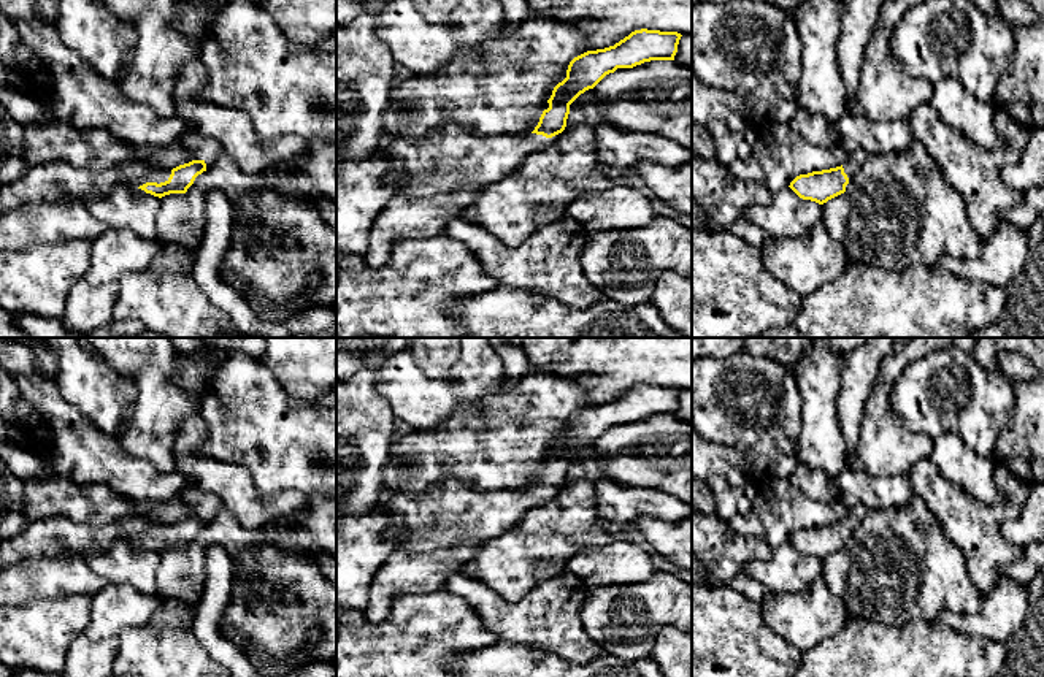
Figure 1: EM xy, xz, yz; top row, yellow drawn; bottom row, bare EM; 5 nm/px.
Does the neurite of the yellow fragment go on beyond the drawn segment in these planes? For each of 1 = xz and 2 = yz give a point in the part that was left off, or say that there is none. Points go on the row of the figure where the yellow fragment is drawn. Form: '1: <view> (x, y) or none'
1: xz (451, 159)
2: yz (854, 157)

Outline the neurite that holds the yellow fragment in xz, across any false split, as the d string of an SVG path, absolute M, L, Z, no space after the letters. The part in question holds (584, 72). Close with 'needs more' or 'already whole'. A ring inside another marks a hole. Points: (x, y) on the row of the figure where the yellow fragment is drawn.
M635 30L614 46L574 57L566 78L558 82L549 108L532 133L520 136L478 135L459 124L444 124L422 140L382 135L378 151L401 163L395 197L430 198L444 192L479 190L517 170L528 155L566 127L570 105L617 68L633 68L651 60L674 60L677 32Z | needs more

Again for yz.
M847 147L841 166L800 174L789 187L800 198L823 205L846 192L849 179L862 168L869 155L863 147Z | needs more

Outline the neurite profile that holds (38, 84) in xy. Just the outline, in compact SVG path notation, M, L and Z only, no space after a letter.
M0 13L0 87L11 87L51 105L54 87L35 55L22 44L17 29Z

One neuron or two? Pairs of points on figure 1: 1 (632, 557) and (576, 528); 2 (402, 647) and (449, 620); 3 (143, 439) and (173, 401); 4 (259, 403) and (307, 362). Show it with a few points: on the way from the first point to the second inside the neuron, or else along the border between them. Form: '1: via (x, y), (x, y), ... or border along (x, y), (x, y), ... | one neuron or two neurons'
1: border along (614, 539), (573, 555) | two neurons
2: via (413, 644), (429, 628), (438, 625) | one neuron
3: via (151, 430), (164, 411) | one neuron
4: border along (257, 360), (273, 374), (289, 397) | two neurons

